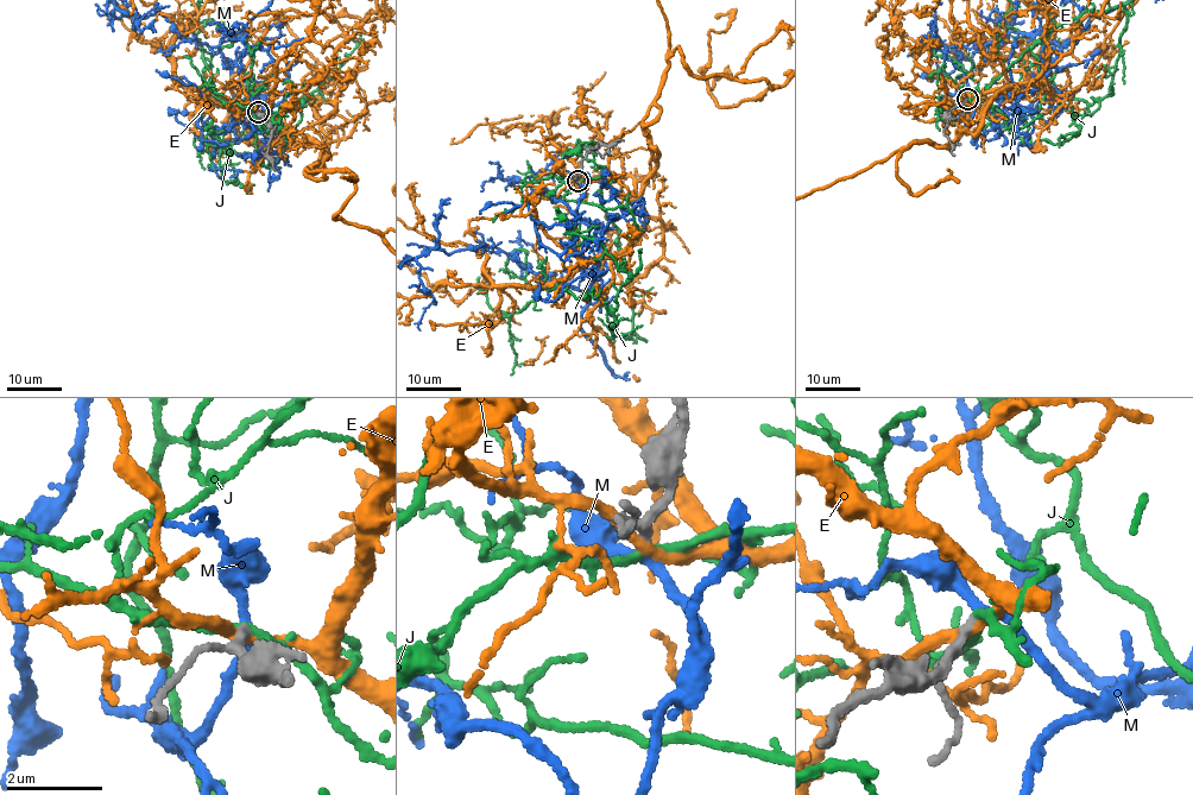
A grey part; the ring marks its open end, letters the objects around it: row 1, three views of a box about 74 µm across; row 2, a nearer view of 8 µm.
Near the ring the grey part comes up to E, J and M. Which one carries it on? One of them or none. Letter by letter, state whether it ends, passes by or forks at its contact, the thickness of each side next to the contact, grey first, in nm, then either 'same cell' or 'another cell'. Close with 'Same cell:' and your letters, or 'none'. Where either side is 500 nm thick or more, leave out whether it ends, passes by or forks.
E: it passes by | 160/220 nm | another cell
J: it passes by | 140/170 nm | another cell
M: it passes by | 140/180 nm | same cell
Same cell: M

